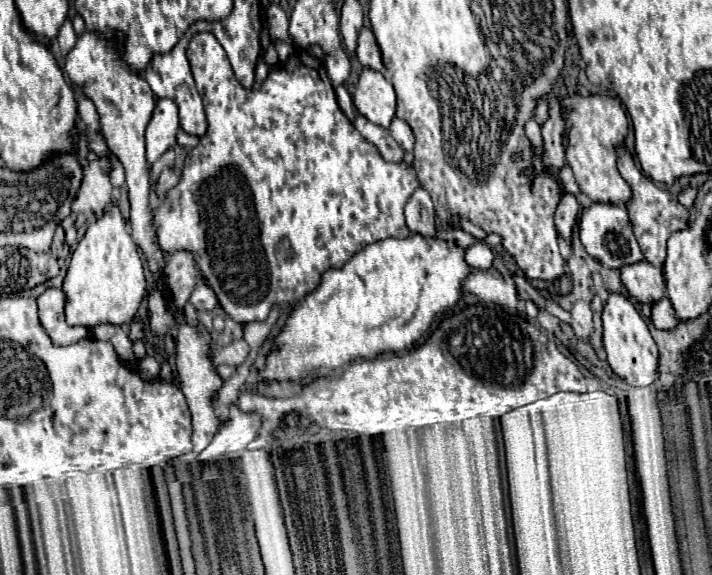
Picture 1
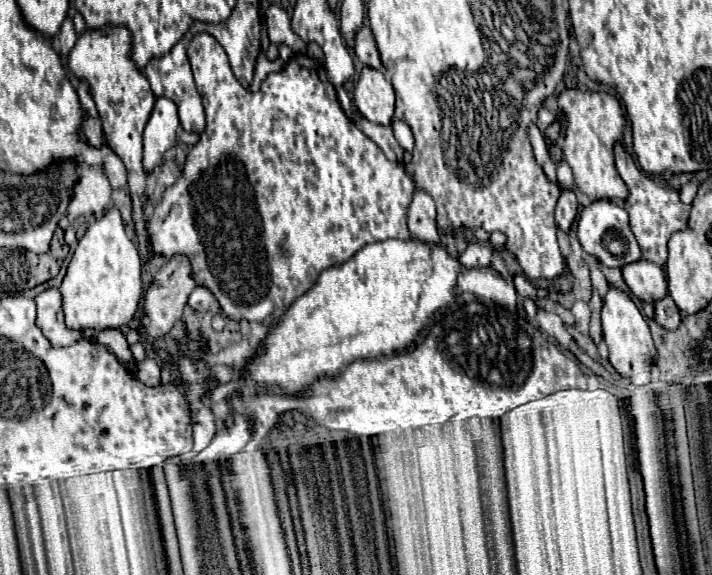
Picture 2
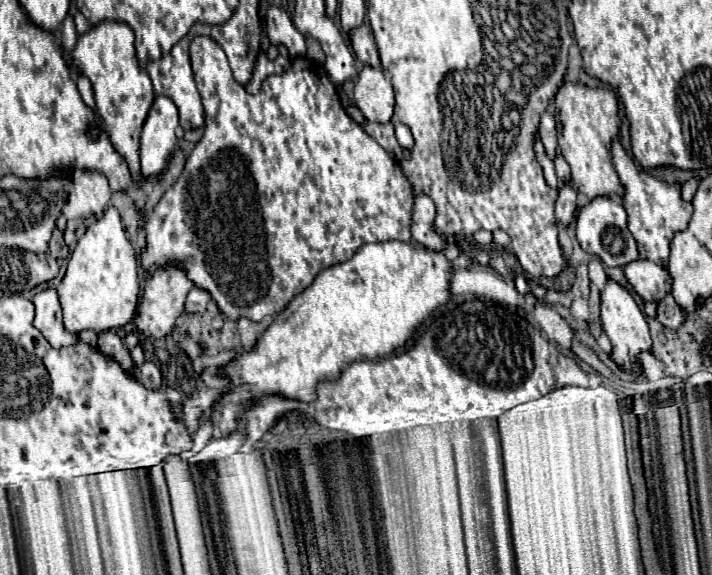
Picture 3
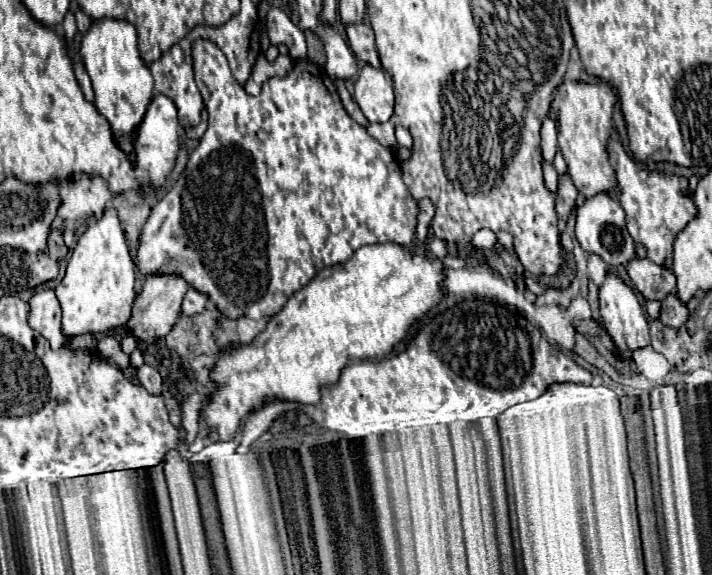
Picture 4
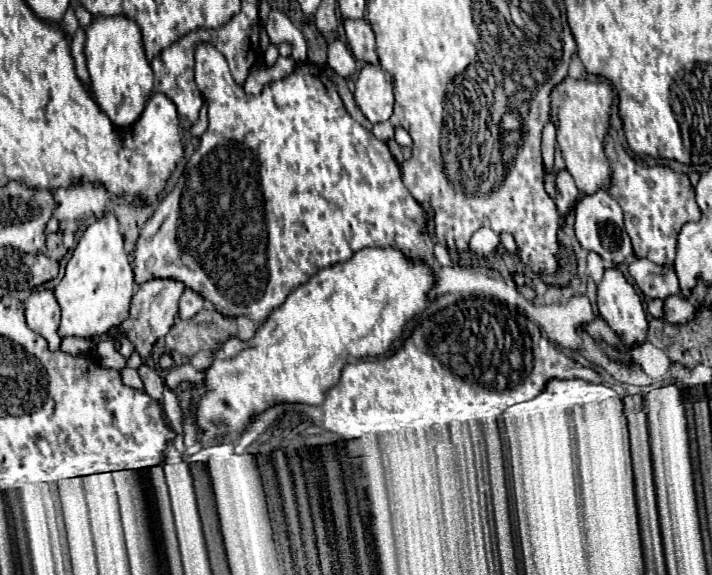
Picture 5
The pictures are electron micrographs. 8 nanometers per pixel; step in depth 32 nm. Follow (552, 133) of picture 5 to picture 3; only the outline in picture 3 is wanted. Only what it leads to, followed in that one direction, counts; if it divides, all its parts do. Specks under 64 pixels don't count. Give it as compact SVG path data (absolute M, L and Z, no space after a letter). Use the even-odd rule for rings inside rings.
M546 112L540 120L540 138L542 138L542 144L544 144L544 150L546 150L546 156L550 160L554 160L556 156L556 120L550 112Z

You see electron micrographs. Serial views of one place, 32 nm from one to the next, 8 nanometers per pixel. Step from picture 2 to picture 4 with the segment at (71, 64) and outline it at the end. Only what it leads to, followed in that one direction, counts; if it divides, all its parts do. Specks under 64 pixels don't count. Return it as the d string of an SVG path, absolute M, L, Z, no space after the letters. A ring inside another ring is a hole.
M100 18L94 20L90 30L86 32L80 48L80 56L90 74L98 112L108 118L112 132L122 150L132 152L132 142L136 136L136 128L144 118L144 112L152 100L152 72L148 64L142 60L138 50L138 32L134 24L118 18Z

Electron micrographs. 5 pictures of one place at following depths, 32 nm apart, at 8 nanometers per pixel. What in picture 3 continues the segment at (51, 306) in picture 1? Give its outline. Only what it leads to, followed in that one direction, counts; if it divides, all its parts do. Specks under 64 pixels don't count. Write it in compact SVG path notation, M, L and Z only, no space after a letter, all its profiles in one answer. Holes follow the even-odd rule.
M54 288L42 290L32 298L34 304L34 328L42 332L42 336L52 344L52 348L72 346L76 344L76 334L70 334L62 326L62 308Z

